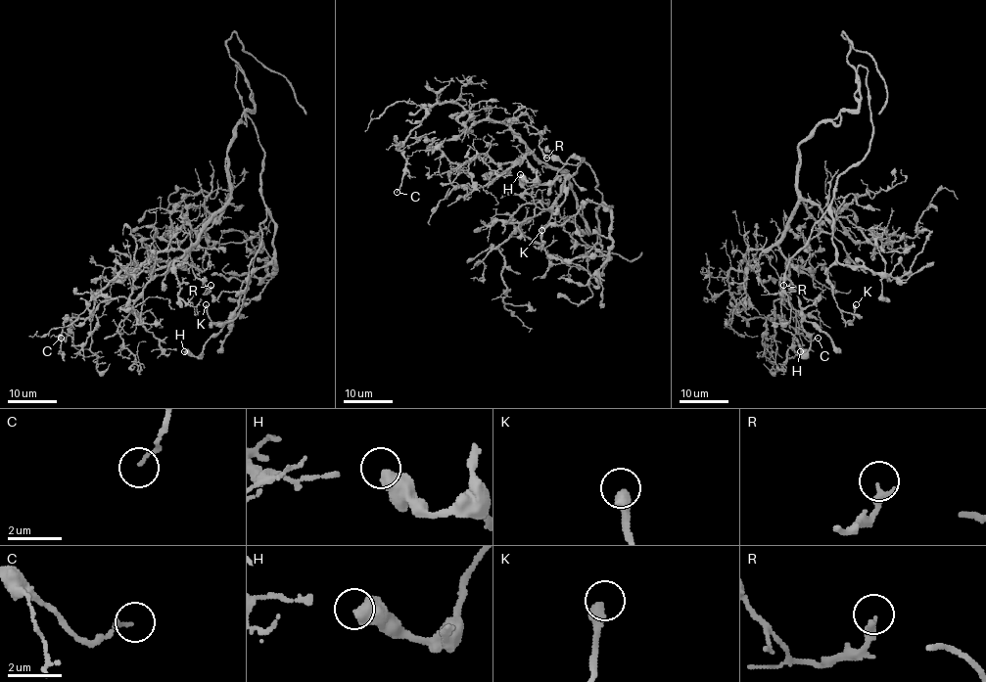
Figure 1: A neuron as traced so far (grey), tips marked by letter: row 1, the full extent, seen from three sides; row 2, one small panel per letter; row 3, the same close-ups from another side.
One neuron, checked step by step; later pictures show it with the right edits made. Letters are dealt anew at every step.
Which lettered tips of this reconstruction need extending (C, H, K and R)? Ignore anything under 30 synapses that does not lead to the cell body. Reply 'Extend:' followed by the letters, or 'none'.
Extend: none

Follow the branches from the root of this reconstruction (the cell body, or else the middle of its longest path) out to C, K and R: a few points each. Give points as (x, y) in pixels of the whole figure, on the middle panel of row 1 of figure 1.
C: (545, 250), (541, 229), (566, 175), (506, 125), (476, 121), (458, 104), (435, 103), (411, 132), (397, 192)
K: (545, 250), (553, 264), (597, 250), (611, 259), (611, 212), (587, 201), (562, 224), (541, 230)
R: (545, 250), (541, 229), (566, 175), (542, 162), (511, 125), (525, 122), (531, 133), (538, 133), (546, 158)

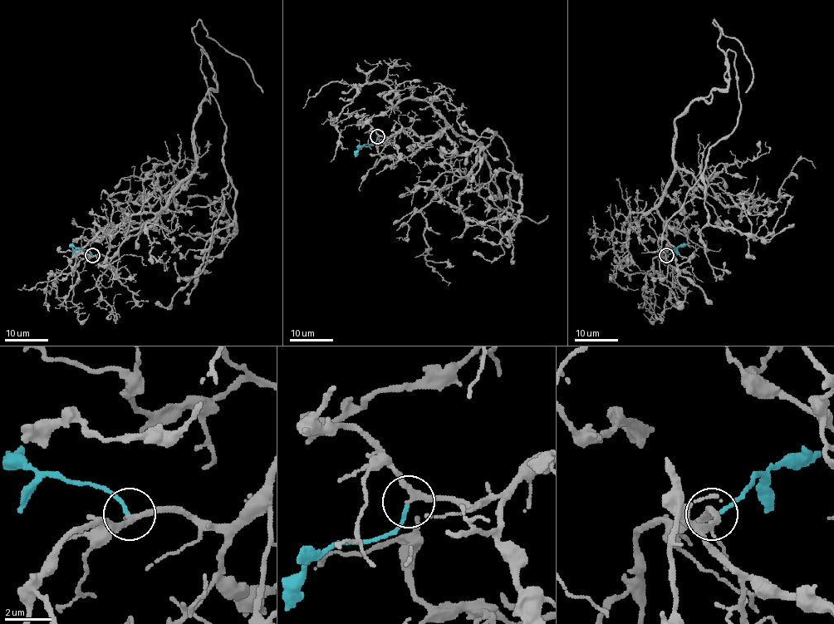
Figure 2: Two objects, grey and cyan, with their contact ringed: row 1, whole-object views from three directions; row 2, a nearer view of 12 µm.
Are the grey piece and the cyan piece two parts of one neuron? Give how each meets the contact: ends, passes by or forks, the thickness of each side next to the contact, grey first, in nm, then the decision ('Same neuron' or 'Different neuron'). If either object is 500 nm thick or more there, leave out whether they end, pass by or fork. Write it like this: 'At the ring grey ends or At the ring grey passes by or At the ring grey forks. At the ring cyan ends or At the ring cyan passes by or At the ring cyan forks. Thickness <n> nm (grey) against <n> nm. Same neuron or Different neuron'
At the ring grey passes by. At the ring cyan ends. Thickness 240 nm (grey) against 130 nm. Same neuron

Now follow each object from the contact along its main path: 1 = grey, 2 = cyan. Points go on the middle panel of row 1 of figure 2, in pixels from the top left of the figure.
1: (377, 137), (448, 127), (474, 140), (464, 220), (521, 221), (519, 174), (497, 133), (460, 155), (439, 145)
2: (377, 137), (373, 144), (363, 144), (355, 156)

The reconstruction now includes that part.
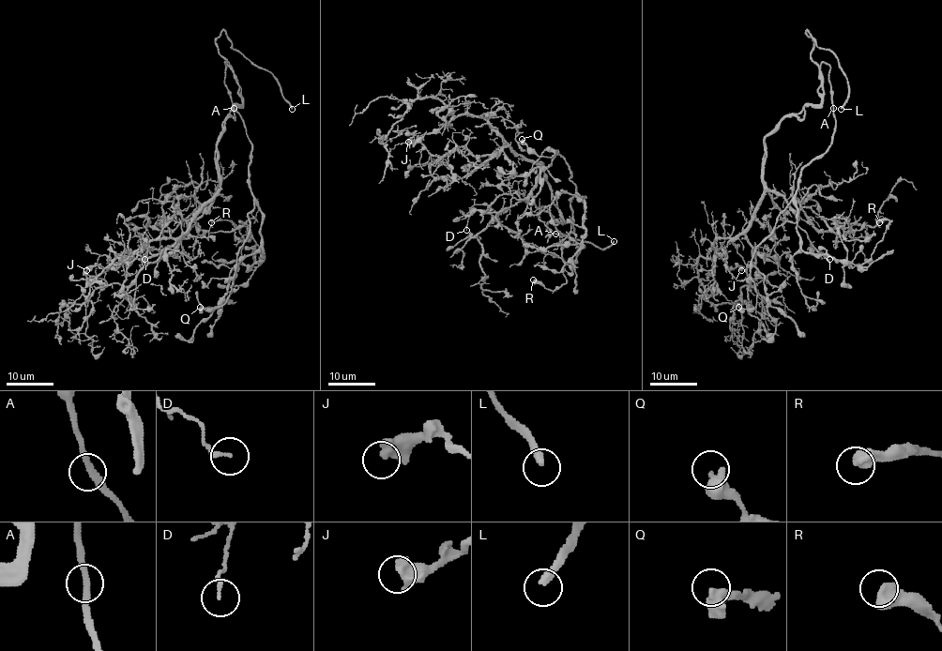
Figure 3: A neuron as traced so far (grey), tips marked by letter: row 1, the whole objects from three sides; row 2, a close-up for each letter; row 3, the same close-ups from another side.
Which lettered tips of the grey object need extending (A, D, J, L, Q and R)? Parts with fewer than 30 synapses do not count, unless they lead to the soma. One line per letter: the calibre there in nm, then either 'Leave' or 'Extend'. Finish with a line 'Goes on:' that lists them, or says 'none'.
A: Thickness 240 nm. Leave
D: Thickness 150 nm. Leave
J: Thickness 550 nm. Leave
L: Thickness 300 nm. Extend
Q: Thickness 480 nm. Leave
R: Thickness 600 nm. Leave
Goes on: L

